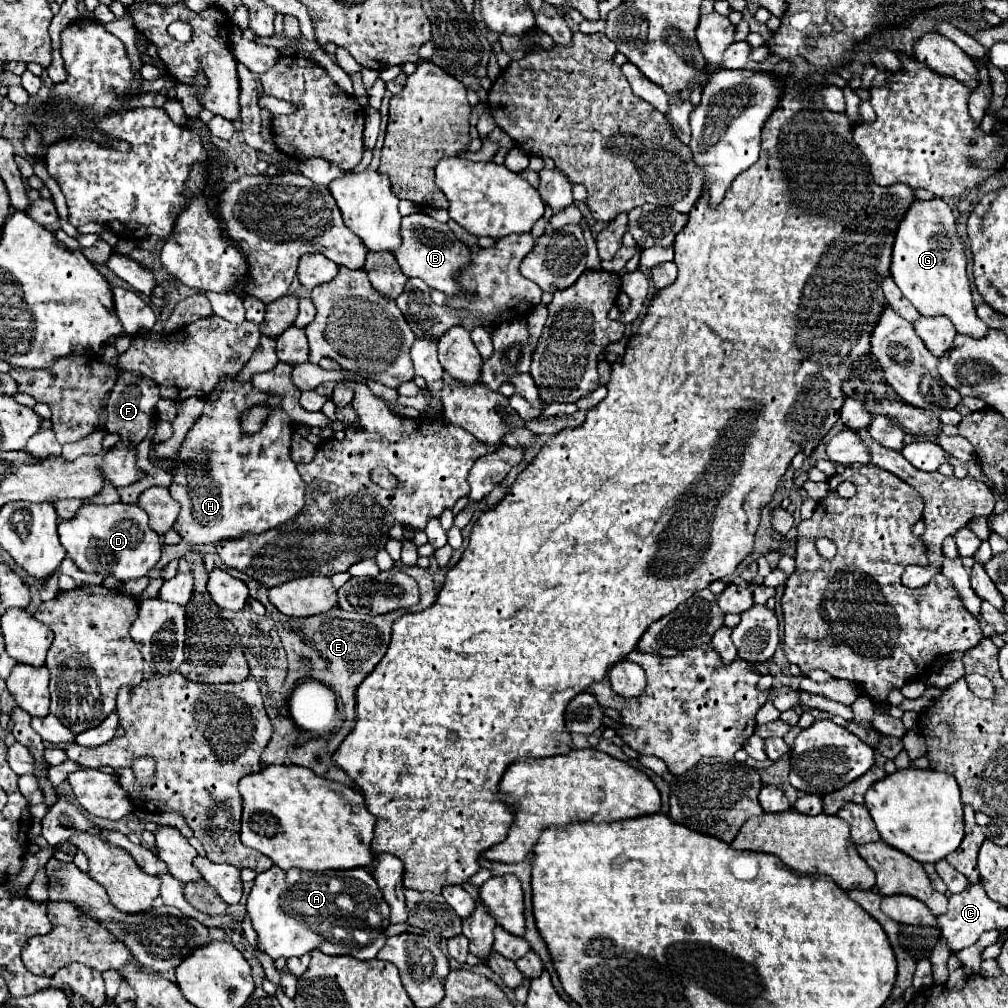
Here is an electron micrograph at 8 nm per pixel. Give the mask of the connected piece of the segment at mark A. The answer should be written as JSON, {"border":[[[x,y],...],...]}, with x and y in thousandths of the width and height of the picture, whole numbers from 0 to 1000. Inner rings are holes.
{"border":[[[268,860],[262,866],[256,866],[252,872],[252,880],[246,888],[244,904],[250,912],[250,918],[256,926],[256,938],[270,951],[276,949],[298,949],[308,945],[310,941],[317,941],[323,947],[351,947],[353,951],[371,951],[377,939],[383,936],[383,922],[387,918],[387,900],[377,890],[377,880],[369,866],[361,860],[345,862],[345,864],[321,864],[321,866],[306,866],[306,864],[280,864],[278,860]],[[335,886],[345,886],[351,894],[351,904],[337,904]]]}

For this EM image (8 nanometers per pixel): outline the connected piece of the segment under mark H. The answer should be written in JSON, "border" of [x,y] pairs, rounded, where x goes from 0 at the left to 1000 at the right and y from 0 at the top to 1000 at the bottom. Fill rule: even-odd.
{"border":[[[220,376],[218,382],[220,382],[220,392],[218,392],[216,396],[206,396],[206,398],[204,398],[204,404],[202,404],[200,414],[192,420],[190,428],[185,432],[185,436],[183,436],[183,439],[181,439],[181,443],[179,443],[179,451],[177,451],[179,461],[175,461],[175,465],[173,465],[173,469],[171,469],[173,477],[171,477],[171,481],[169,481],[169,491],[181,501],[179,511],[177,511],[175,519],[173,519],[173,525],[181,531],[183,537],[187,537],[187,539],[190,539],[190,541],[216,539],[216,537],[220,537],[220,535],[232,535],[232,533],[236,533],[236,531],[240,531],[240,529],[260,529],[260,527],[266,527],[266,525],[270,525],[270,523],[274,523],[274,521],[278,521],[278,519],[284,519],[286,515],[290,515],[292,511],[296,511],[296,509],[300,507],[300,503],[302,503],[302,485],[304,485],[304,479],[298,475],[298,469],[294,467],[292,457],[288,455],[288,432],[290,432],[290,424],[288,424],[288,422],[290,422],[290,418],[288,418],[288,414],[278,406],[278,396],[274,396],[272,392],[264,392],[264,390],[254,388],[248,380],[246,380],[246,382],[230,382],[228,376]],[[254,400],[268,402],[268,404],[270,404],[270,412],[266,414],[266,418],[264,418],[264,422],[262,422],[262,426],[260,426],[258,430],[244,432],[244,430],[238,428],[236,414],[238,414],[238,410],[240,410],[242,406],[246,406],[248,402],[254,402]]]}

